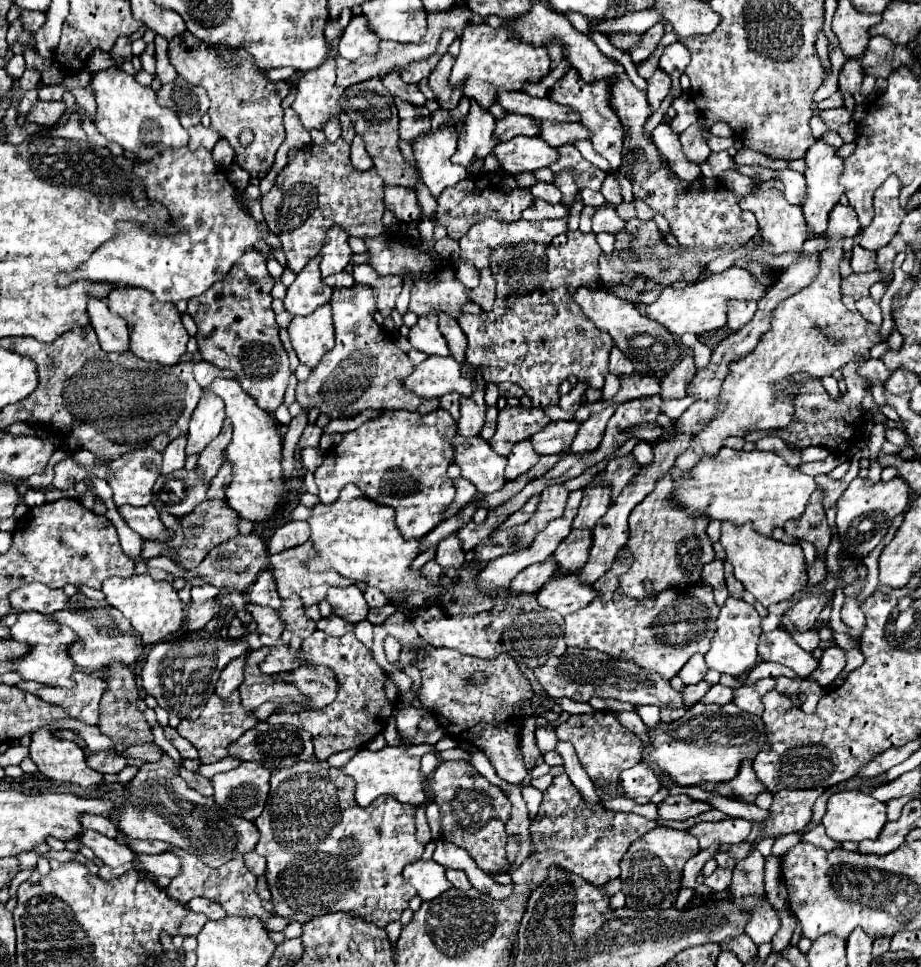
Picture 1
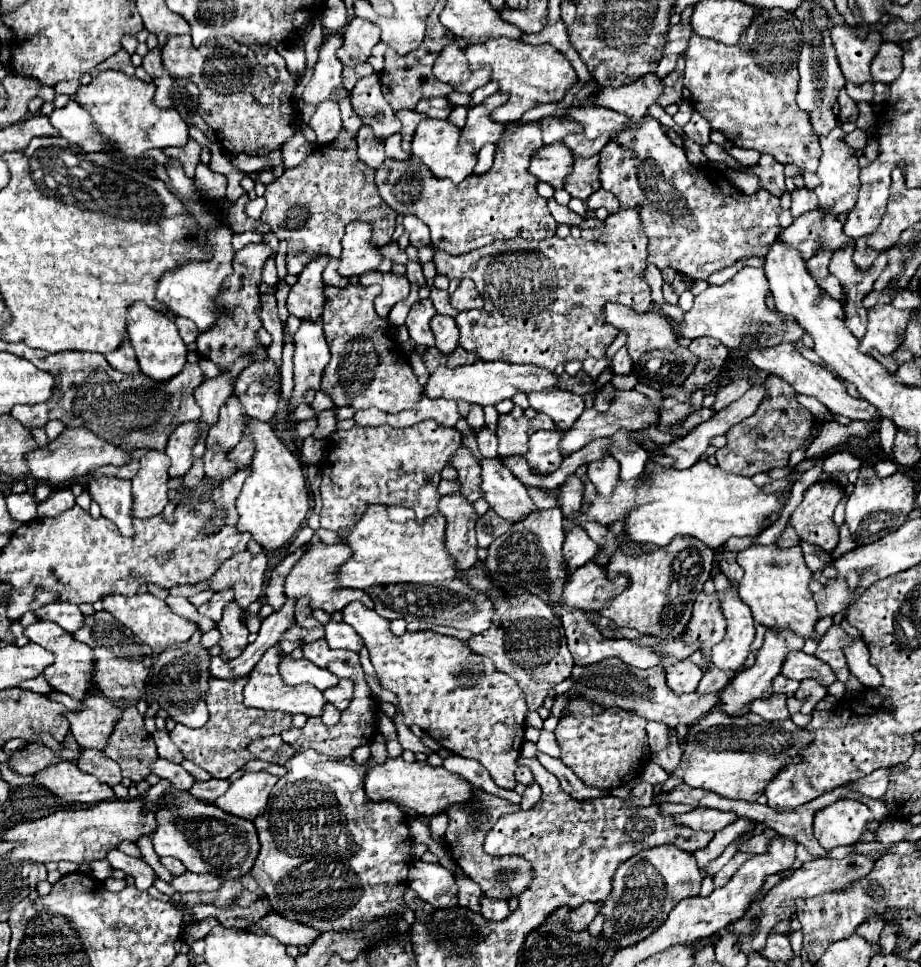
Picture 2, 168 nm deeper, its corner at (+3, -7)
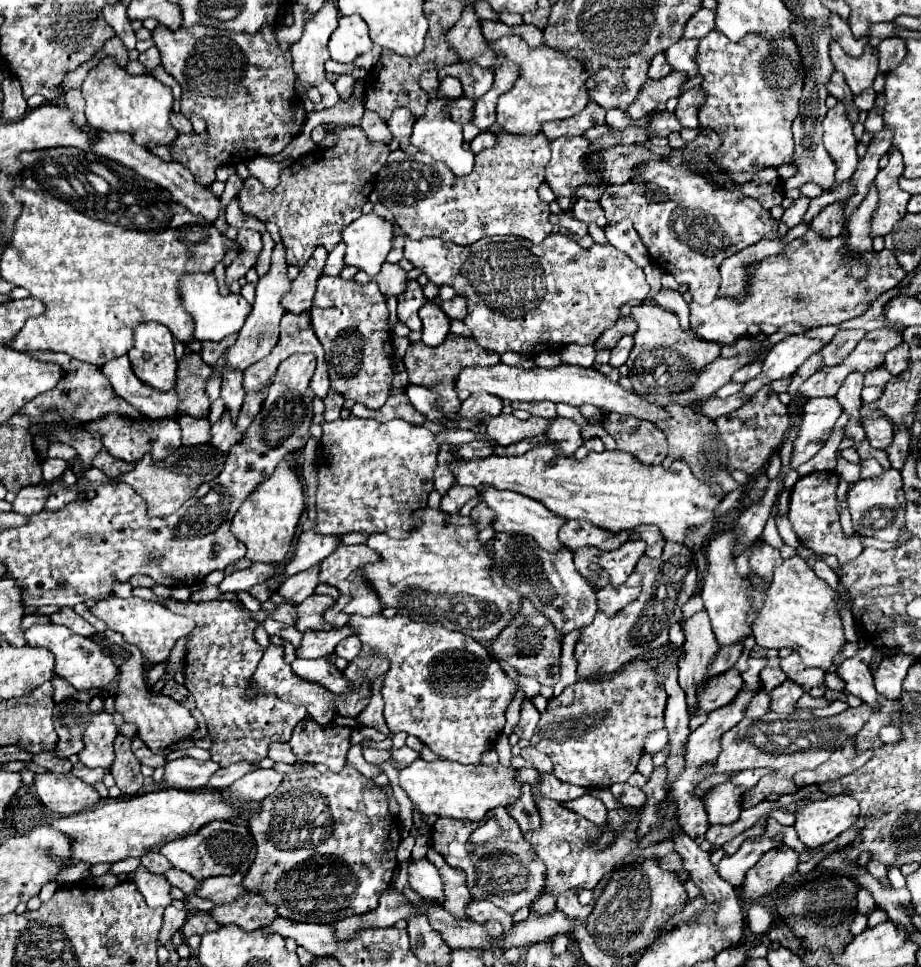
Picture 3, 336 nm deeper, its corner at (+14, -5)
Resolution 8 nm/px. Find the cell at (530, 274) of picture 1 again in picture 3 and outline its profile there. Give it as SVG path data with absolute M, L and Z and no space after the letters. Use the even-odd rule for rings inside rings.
M552 234L540 244L532 244L518 236L484 236L470 246L456 246L454 242L440 238L406 238L404 258L408 258L416 268L424 268L430 282L438 286L448 284L466 296L468 316L464 318L464 324L472 330L482 348L498 354L508 350L538 354L544 350L556 350L570 342L580 346L594 344L606 328L616 324L620 316L618 312L624 304L630 300L644 300L650 290L642 268L638 268L628 254L616 250L612 244L594 244L590 250L584 250L562 234Z

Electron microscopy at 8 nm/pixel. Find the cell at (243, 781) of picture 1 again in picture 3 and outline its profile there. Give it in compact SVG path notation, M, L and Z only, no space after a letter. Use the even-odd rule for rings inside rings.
M256 770L250 772L246 776L242 776L240 780L236 780L228 790L232 792L232 796L238 802L260 802L264 800L268 794L272 794L280 782L284 780L284 774L276 772L276 770Z

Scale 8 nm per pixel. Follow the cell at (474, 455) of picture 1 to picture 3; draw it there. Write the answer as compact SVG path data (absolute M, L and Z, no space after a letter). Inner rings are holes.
M484 488L482 500L496 512L496 522L494 522L496 532L530 536L540 548L544 548L548 552L558 552L564 548L564 544L558 542L558 530L560 530L560 526L564 526L566 520L552 514L546 506L542 506L542 502L536 502L534 498L516 494L512 490L496 490L496 488Z

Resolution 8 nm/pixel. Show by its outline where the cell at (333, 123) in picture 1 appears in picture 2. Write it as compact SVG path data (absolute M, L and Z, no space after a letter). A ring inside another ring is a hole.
M321 102L309 120L319 144L329 144L341 132L341 112L337 102Z

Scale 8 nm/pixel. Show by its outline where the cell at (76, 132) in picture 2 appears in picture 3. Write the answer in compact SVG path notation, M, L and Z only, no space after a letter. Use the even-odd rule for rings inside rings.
M96 130L96 132L100 134L100 140L96 140L96 142L92 144L92 152L94 152L94 154L104 156L104 158L110 158L110 160L116 160L116 162L128 166L130 170L138 172L138 174L144 176L146 180L150 180L150 182L158 184L160 188L168 190L168 192L172 194L172 200L180 202L180 204L186 206L190 212L204 216L210 224L214 224L214 222L218 220L218 216L220 216L222 210L224 210L224 206L220 204L220 196L216 196L216 194L210 190L210 186L200 186L200 184L194 180L192 172L190 172L186 166L182 166L182 164L178 164L178 162L164 162L164 160L160 160L158 156L150 154L144 146L134 144L132 138L128 138L128 134L104 132L104 130L102 130L102 132Z

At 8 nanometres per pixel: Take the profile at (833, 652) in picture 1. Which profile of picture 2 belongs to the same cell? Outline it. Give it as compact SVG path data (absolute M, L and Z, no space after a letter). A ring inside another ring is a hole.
M803 680L801 686L799 686L799 690L795 692L795 698L803 702L800 710L801 714L811 714L813 708L815 708L815 704L819 700L823 700L825 696L827 696L827 686L819 684L817 680Z

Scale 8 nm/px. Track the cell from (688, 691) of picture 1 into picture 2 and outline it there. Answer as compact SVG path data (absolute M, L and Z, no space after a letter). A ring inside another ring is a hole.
M711 668L709 672L705 672L705 674L703 674L703 678L701 678L699 686L697 686L697 692L701 692L701 694L721 692L733 676L735 676L735 672L723 672L723 670Z

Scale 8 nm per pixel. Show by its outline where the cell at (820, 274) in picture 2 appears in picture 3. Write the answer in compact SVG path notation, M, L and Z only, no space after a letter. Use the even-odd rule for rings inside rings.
M838 200L832 202L828 206L824 206L820 210L820 214L814 218L812 222L812 230L822 234L824 238L832 238L832 236L840 236L846 224L846 216L844 216L844 208L846 208L846 200Z

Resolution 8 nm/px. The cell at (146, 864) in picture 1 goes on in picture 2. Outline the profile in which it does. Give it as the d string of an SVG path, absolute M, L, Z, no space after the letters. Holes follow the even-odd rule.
M183 872L179 876L173 876L171 886L177 892L209 892L219 886L219 878L213 874L195 874L195 872Z

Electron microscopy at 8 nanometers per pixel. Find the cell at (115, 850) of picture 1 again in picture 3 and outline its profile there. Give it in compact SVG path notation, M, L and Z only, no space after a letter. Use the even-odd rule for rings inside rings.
M140 866L134 872L134 884L142 892L146 904L150 908L158 908L158 906L166 908L166 906L172 904L170 890L168 890L168 880L164 876L156 876L150 870L146 870L144 866Z

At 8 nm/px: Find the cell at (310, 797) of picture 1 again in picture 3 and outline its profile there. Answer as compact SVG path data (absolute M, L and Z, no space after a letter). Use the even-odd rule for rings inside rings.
M344 766L338 774L320 774L316 768L288 774L276 794L264 798L260 810L252 814L250 830L258 854L244 878L244 886L250 892L262 894L270 904L278 906L282 918L294 922L334 924L340 918L374 910L380 894L392 884L392 872L398 866L396 846L400 844L400 828L398 820L388 812L388 798L374 780L364 778L350 766Z

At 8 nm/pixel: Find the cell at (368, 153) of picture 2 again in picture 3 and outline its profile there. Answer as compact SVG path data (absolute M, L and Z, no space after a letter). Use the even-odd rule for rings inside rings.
M366 112L362 118L362 130L366 132L368 138L372 138L374 142L384 142L390 144L392 134L388 130L388 124L376 114L376 112Z

